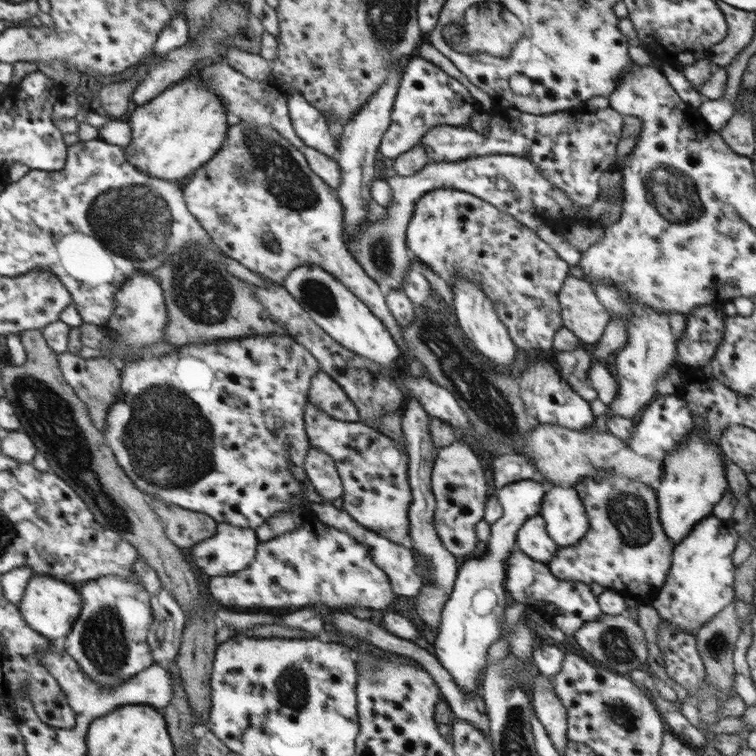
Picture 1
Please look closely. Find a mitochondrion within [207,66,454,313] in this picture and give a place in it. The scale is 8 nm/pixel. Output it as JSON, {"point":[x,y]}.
{"point":[263,162]}

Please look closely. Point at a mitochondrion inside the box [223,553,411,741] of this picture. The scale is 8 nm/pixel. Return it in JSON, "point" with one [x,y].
{"point":[292,682]}

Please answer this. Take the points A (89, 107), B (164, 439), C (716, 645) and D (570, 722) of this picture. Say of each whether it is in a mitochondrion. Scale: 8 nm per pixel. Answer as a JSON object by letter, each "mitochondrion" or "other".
{"A":"other","B":"mitochondrion","C":"mitochondrion","D":"other"}

